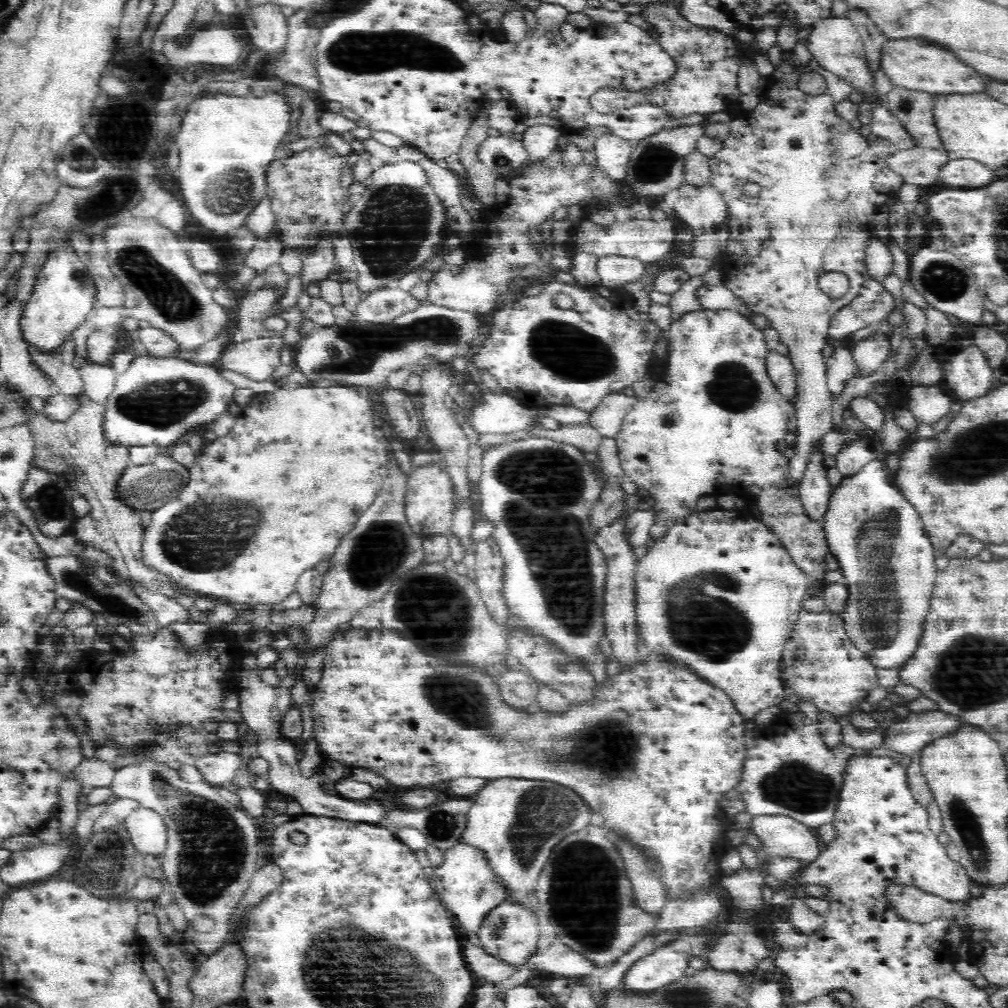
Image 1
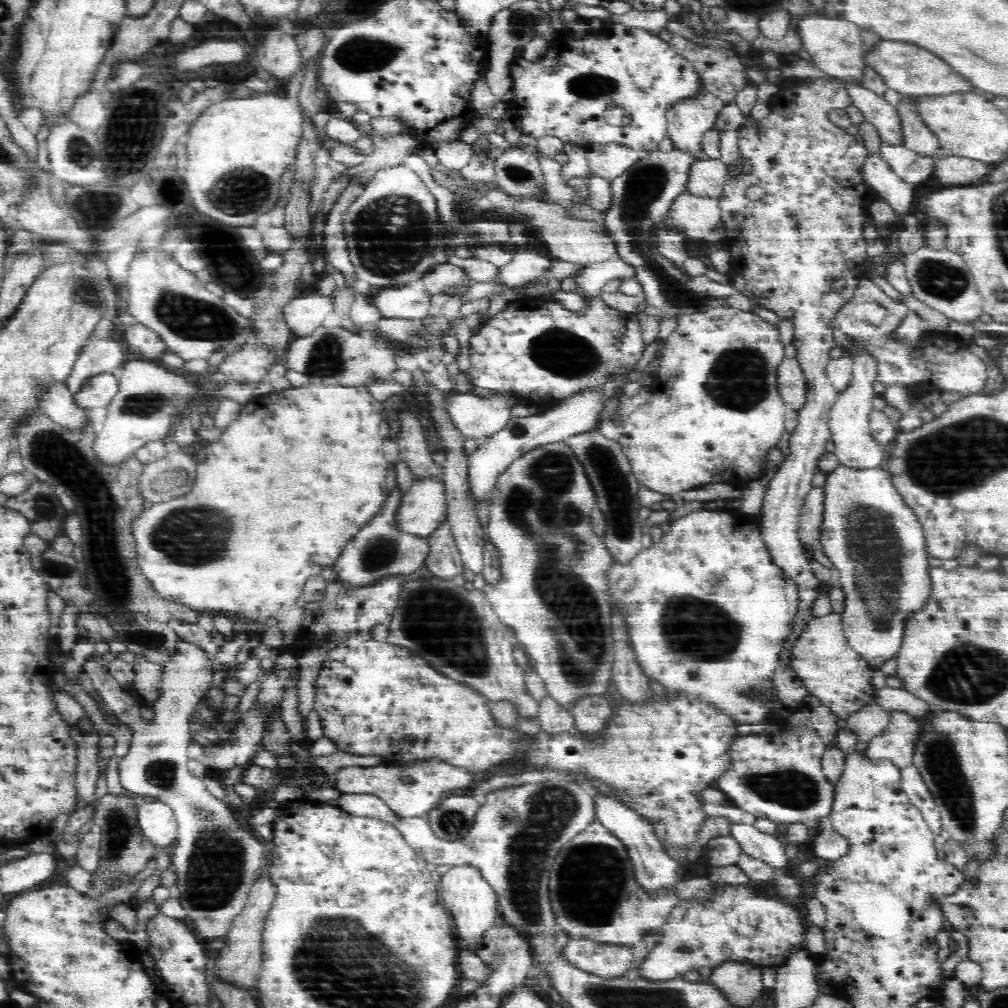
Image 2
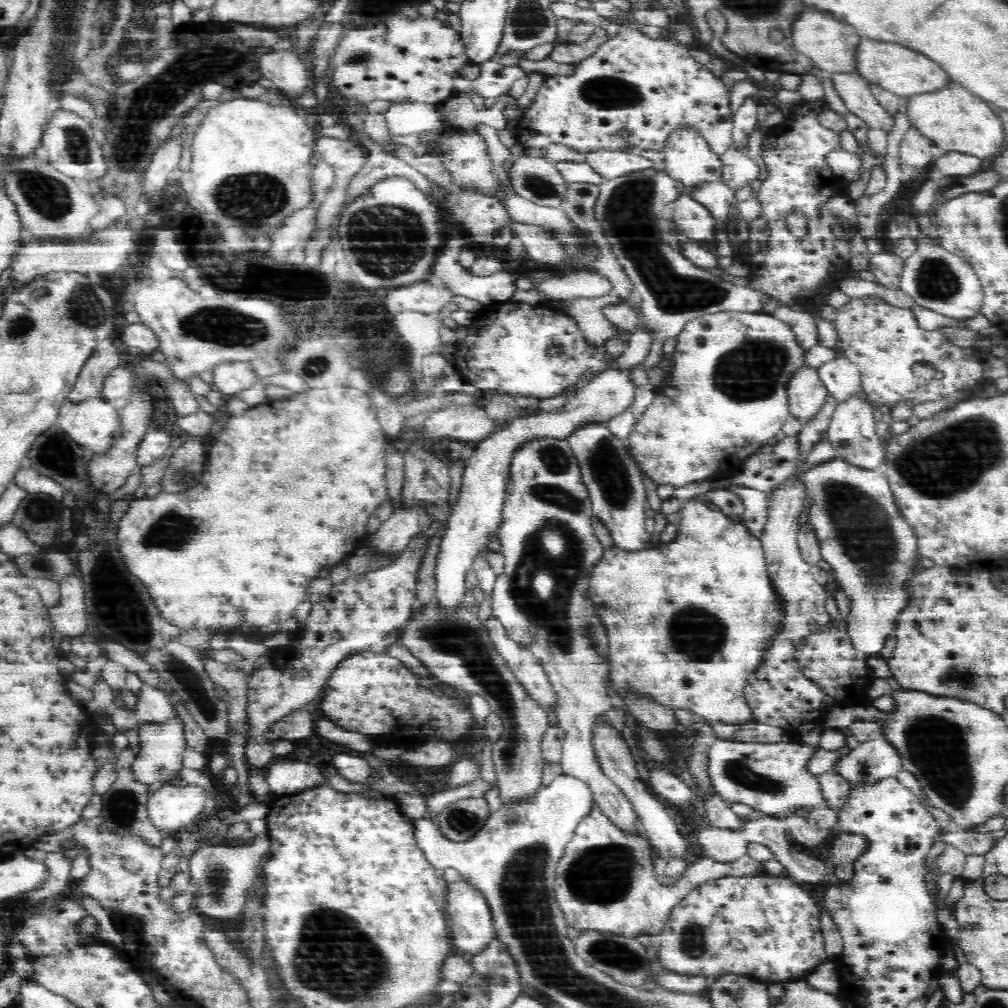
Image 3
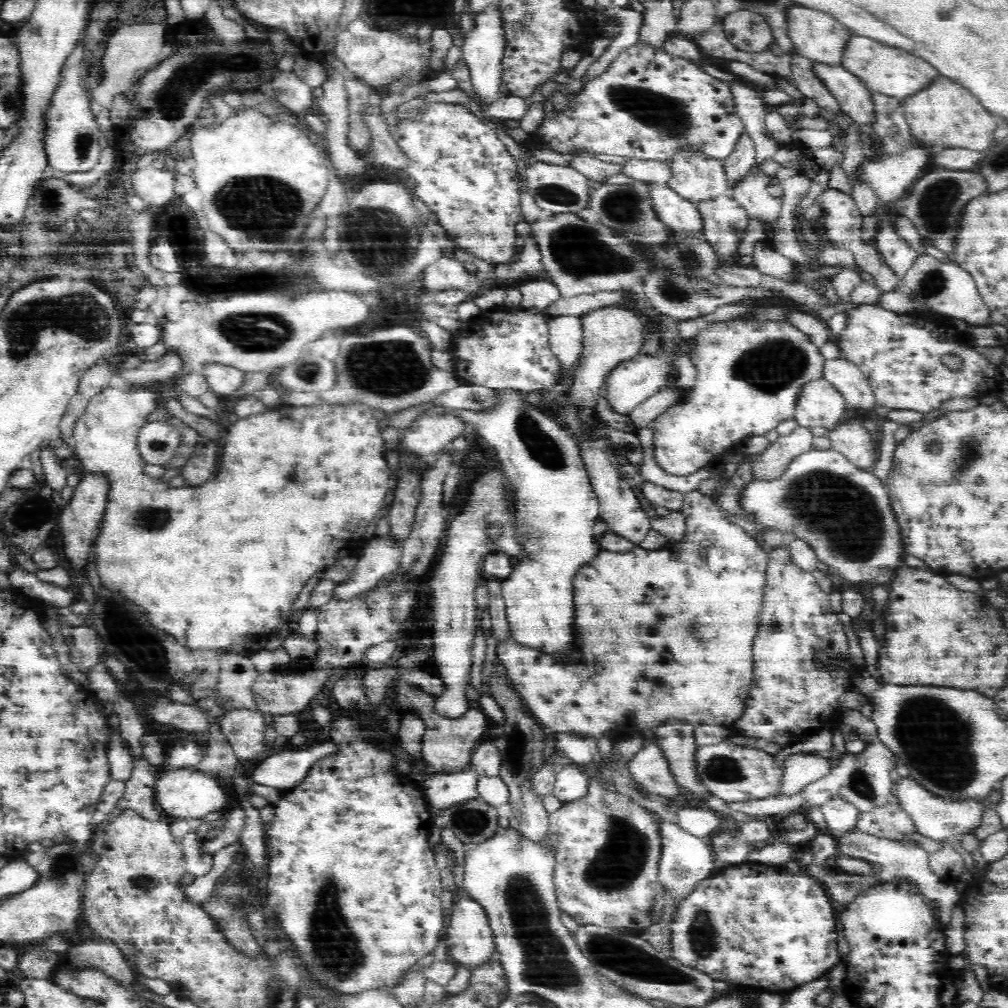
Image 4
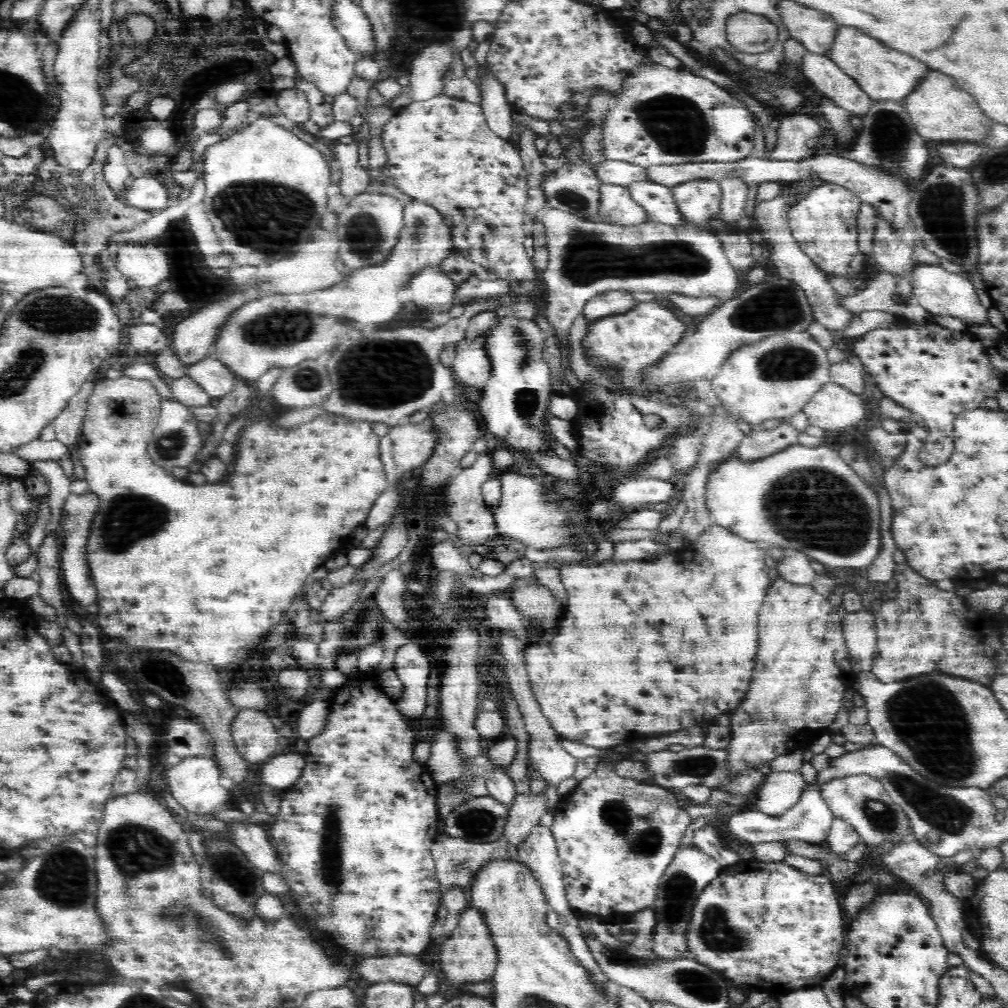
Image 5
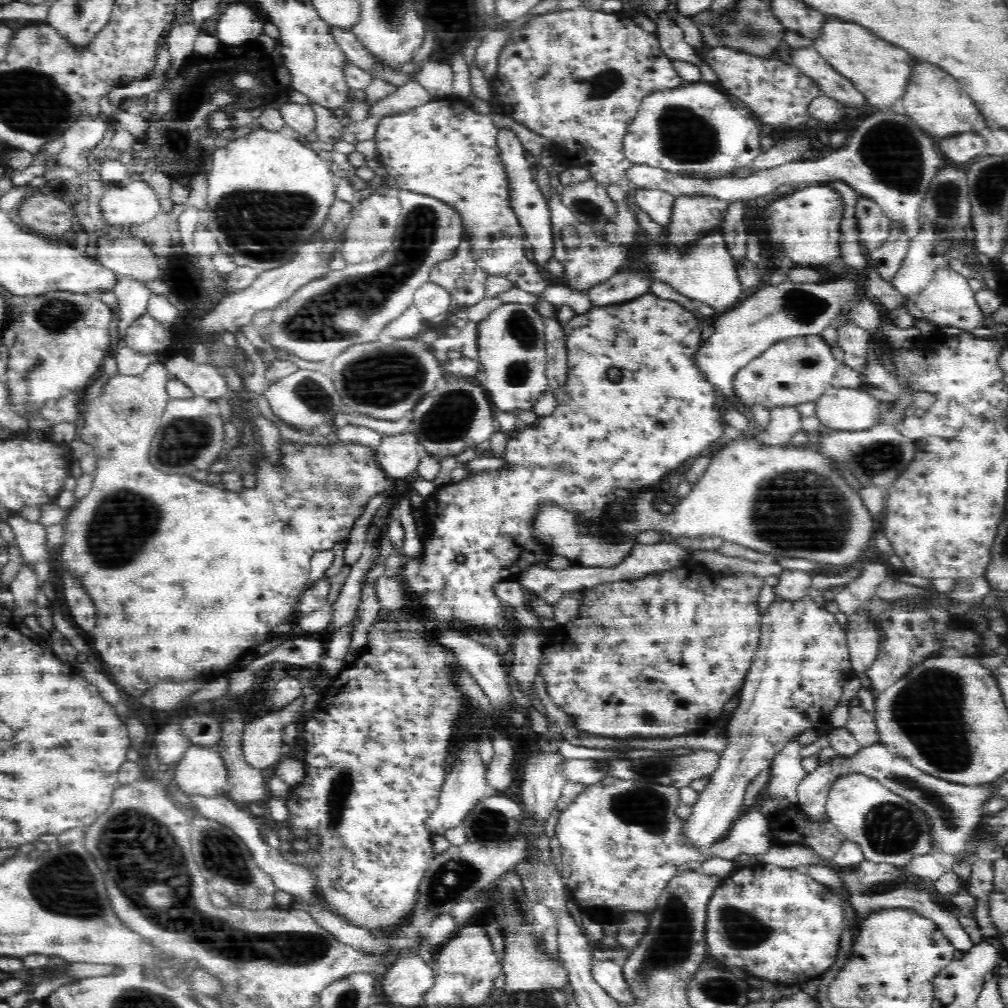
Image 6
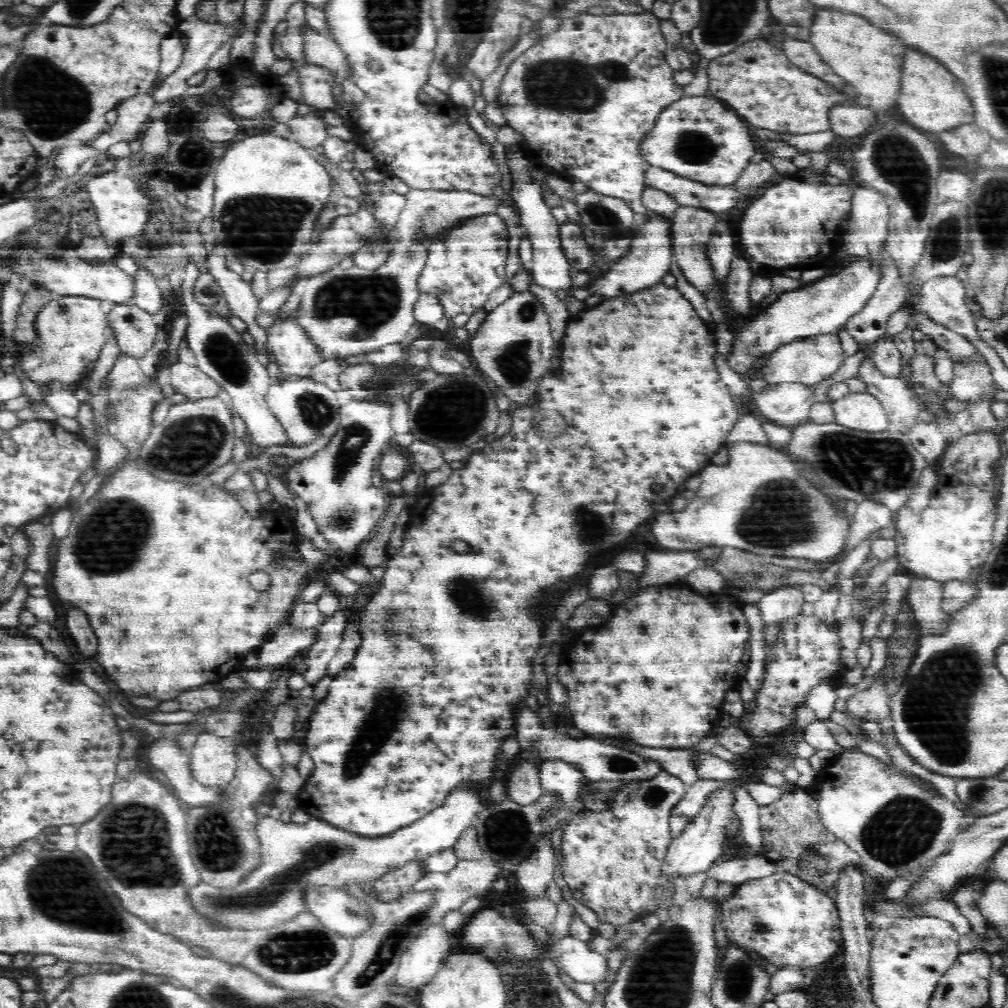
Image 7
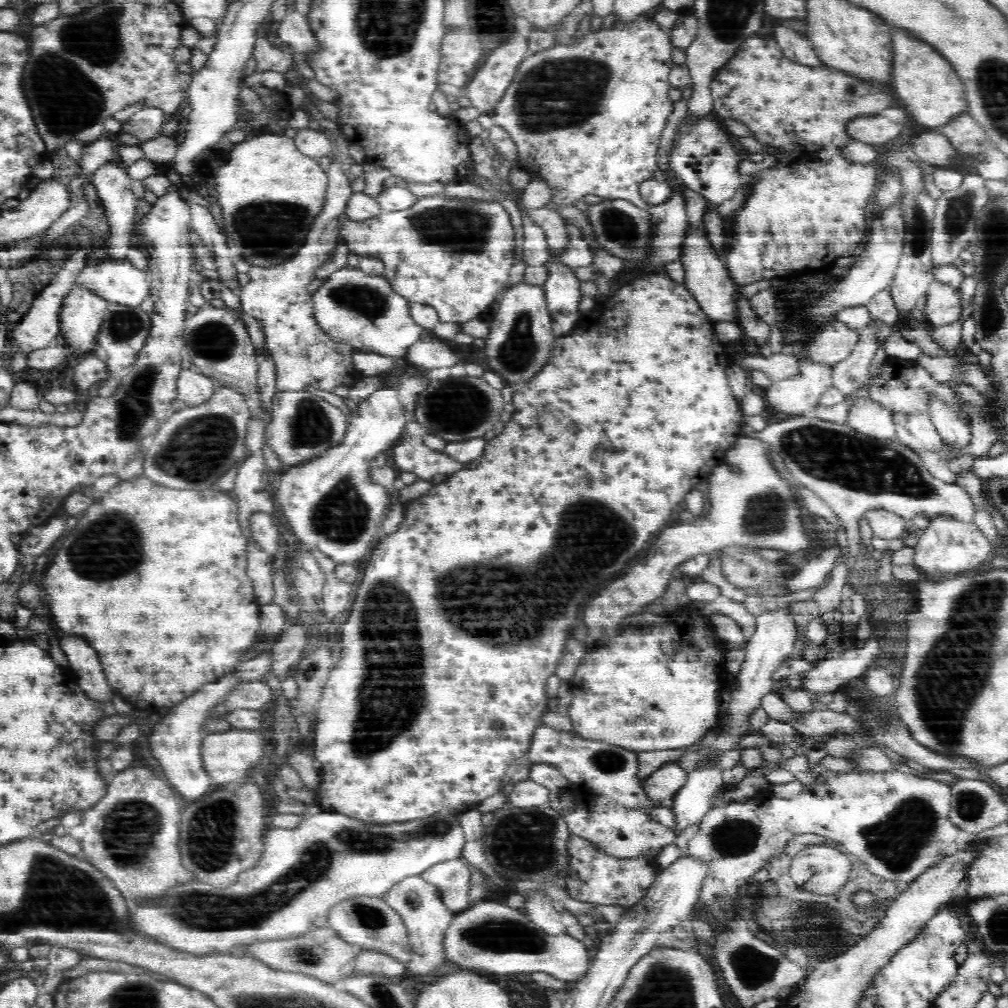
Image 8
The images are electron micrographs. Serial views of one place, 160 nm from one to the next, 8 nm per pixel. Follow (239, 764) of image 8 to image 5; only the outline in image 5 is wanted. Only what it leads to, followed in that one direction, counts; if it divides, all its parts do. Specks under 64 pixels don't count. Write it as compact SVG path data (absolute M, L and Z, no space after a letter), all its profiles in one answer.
M208 757L186 758L166 772L167 789L174 800L192 814L211 814L232 804L231 790L220 785L222 771L214 759Z

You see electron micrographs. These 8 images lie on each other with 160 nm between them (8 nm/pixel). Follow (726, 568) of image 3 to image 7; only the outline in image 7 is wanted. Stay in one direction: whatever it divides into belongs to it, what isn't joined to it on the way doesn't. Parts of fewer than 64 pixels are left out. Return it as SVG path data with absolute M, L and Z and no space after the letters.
M677 579L673 582L662 582L660 584L648 584L646 588L639 588L632 598L624 598L618 606L612 608L612 614L608 620L604 620L600 626L586 628L582 634L578 630L570 630L568 640L559 640L560 664L556 671L556 678L566 690L570 699L567 703L568 710L572 714L575 727L585 732L589 736L615 737L619 740L633 741L640 746L682 748L692 747L707 737L704 732L710 733L715 727L712 726L718 716L723 716L723 704L726 693L730 690L738 689L738 668L740 664L747 661L748 648L750 648L750 627L744 615L743 605L745 602L741 597L732 596L730 590L726 588L713 594L704 594L703 591L690 587L685 580Z

